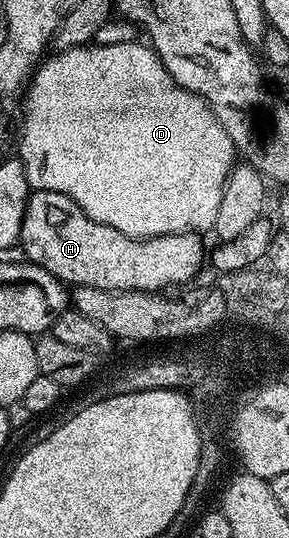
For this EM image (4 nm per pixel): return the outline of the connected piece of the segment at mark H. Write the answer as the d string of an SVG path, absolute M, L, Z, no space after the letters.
M38 189L30 192L29 202L23 215L23 227L19 249L34 265L42 265L50 275L69 287L90 285L96 289L111 289L118 293L129 293L132 289L143 293L169 291L174 287L185 287L201 269L201 241L196 232L172 233L162 237L138 239L128 237L115 227L95 223L67 195L55 191Z

